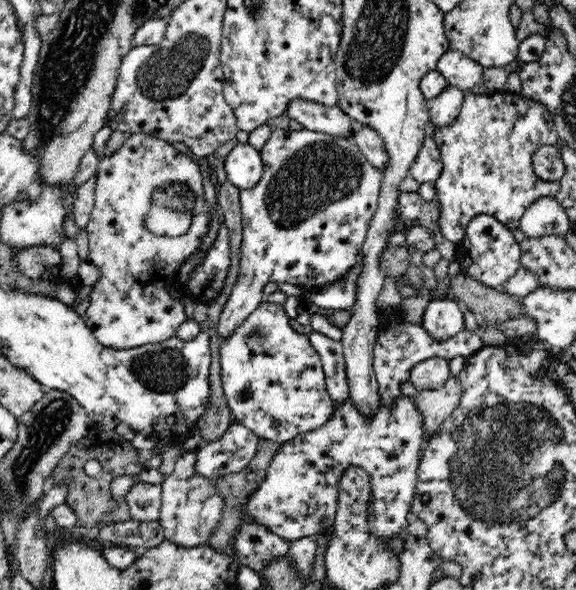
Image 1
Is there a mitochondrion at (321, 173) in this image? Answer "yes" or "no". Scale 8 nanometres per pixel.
yes

